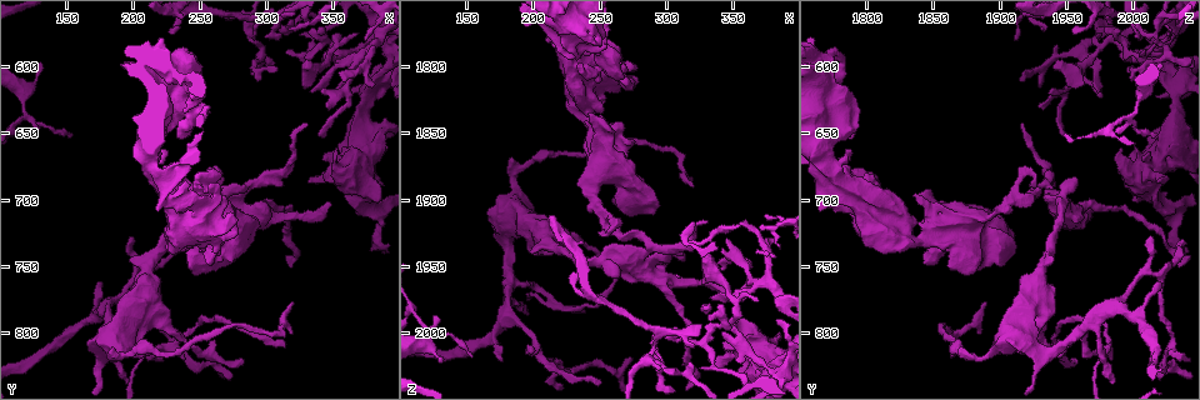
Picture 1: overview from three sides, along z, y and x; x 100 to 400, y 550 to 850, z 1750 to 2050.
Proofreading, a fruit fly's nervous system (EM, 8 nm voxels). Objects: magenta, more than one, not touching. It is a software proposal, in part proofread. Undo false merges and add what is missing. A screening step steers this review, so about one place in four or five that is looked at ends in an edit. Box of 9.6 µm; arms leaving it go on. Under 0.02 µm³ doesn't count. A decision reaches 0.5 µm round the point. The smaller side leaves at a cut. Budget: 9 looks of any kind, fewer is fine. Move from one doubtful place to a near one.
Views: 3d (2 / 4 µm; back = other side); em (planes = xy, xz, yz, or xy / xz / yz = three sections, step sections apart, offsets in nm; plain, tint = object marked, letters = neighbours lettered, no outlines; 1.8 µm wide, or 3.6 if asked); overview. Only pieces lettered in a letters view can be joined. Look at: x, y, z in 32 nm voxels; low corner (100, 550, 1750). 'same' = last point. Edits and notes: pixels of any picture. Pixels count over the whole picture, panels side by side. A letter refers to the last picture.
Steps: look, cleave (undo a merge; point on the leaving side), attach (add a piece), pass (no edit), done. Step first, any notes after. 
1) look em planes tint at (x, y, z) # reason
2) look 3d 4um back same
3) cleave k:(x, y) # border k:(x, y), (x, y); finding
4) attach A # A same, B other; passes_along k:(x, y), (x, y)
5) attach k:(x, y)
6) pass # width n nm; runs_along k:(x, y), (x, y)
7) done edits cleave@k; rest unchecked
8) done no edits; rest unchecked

look 3d 4um at (270, 706, 1812) # sharp bend

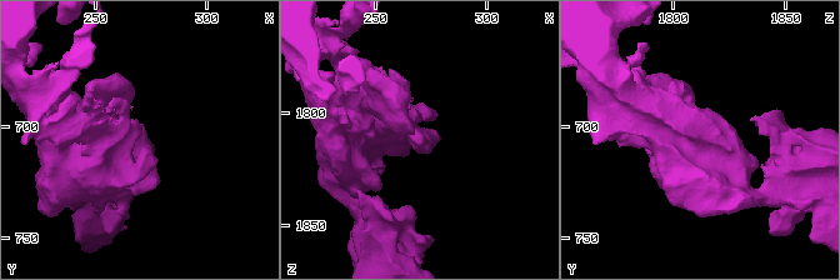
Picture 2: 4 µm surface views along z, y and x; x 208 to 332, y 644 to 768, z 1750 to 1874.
look em planes letters at (271, 706, 1812)

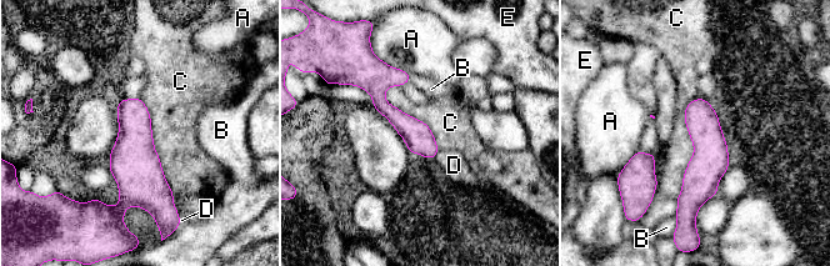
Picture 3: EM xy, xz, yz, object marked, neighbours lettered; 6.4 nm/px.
pass # A other, B other, C other, D other, E other; runs_along 3:(701, 101), (703, 175), (694, 207); all the same neuron

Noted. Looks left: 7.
look em xz step 4 tint at (318, 776, 1892) # end of a long branch

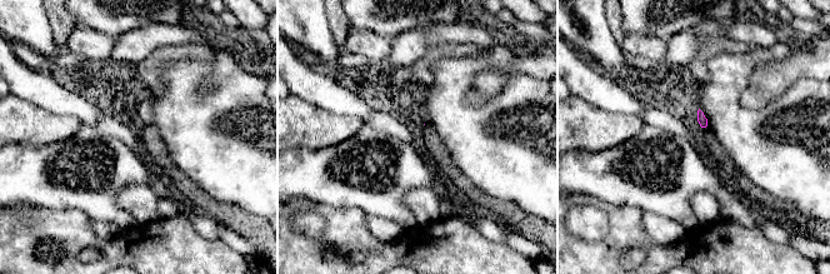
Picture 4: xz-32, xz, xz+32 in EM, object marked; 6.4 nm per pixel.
look em planes letters same # another direction

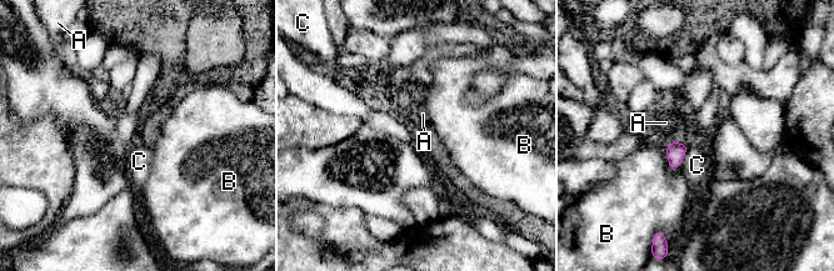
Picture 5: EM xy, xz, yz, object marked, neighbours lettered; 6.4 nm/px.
pass # A other, B other, C other; border 5:(689, 146), (680, 165); none of them fits

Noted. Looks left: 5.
look 3d 2um at (346, 594, 1992) # a fork

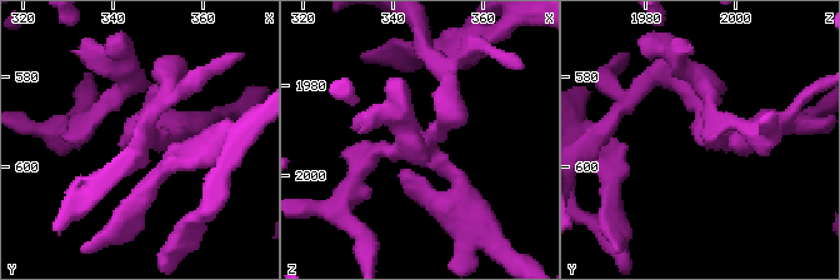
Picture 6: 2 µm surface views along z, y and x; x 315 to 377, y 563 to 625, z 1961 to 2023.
look em planes letters same # need the tissue

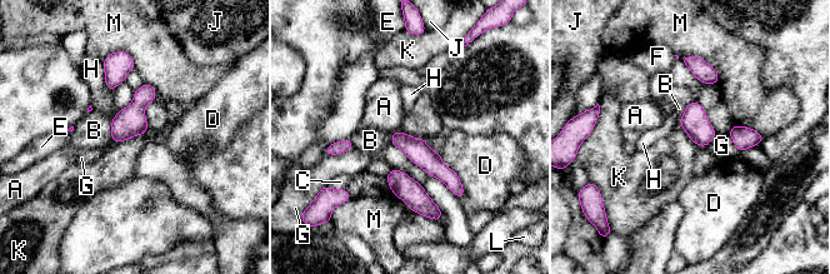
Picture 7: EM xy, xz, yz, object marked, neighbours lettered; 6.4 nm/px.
pass # longest_contact D 340 nm; A other, B other, C other, D other, E other, F other, G other, H other, J other, K other, L other, M other; one neuron here

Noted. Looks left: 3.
look 3d 2um at (288, 574, 2018)

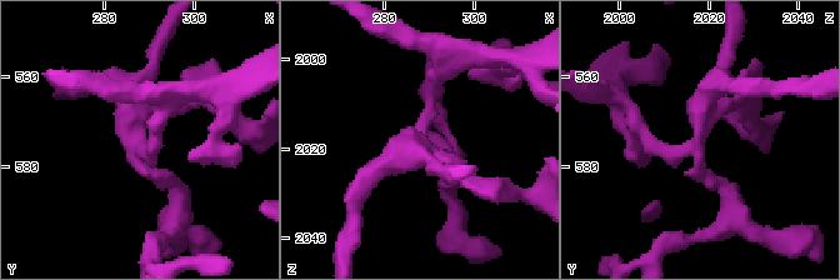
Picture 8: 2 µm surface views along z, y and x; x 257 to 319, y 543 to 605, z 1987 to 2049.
look em yz step 4 letters at (288, 573, 2018)

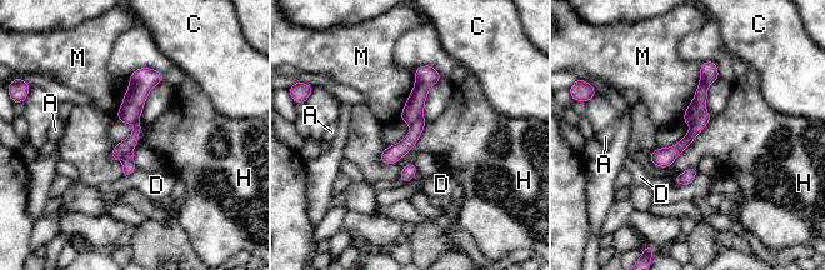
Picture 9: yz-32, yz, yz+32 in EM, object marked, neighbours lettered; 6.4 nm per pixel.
cleave 9:(696, 106) # width 140 nm; A other, C other, D other, H other, M other; part_leaving 9:(713, 66), (689, 120); a second neuron is stuck on

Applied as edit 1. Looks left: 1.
done edits cleave@9; rest unchecked

